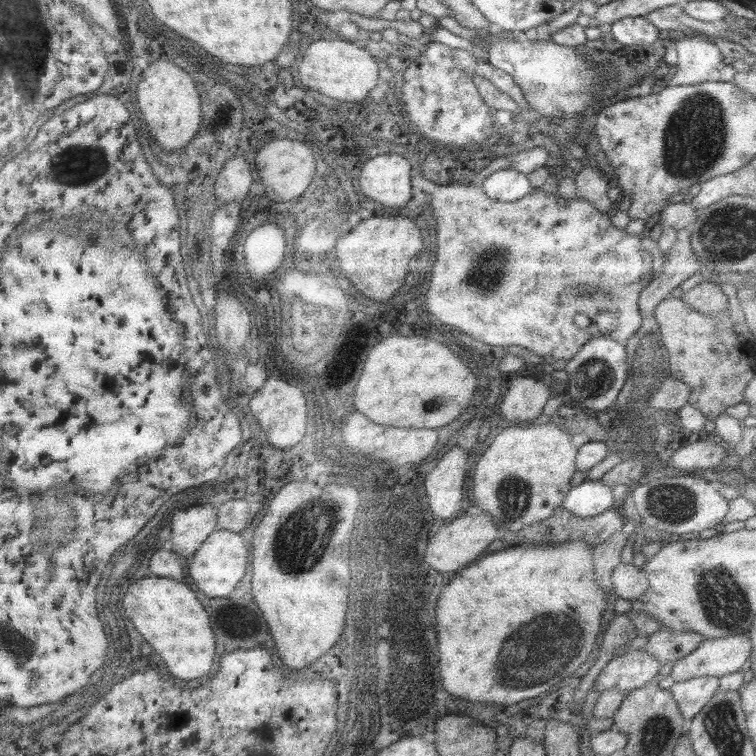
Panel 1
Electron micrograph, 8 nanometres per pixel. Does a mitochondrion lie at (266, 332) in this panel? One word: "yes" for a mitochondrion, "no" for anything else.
no

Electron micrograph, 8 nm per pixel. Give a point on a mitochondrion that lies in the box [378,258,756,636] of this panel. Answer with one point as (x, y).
(720, 592)

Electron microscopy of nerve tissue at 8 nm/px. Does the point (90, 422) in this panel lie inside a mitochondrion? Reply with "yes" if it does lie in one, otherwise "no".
no

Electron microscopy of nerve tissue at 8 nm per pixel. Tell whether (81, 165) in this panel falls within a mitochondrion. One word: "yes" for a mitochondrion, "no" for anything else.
yes

